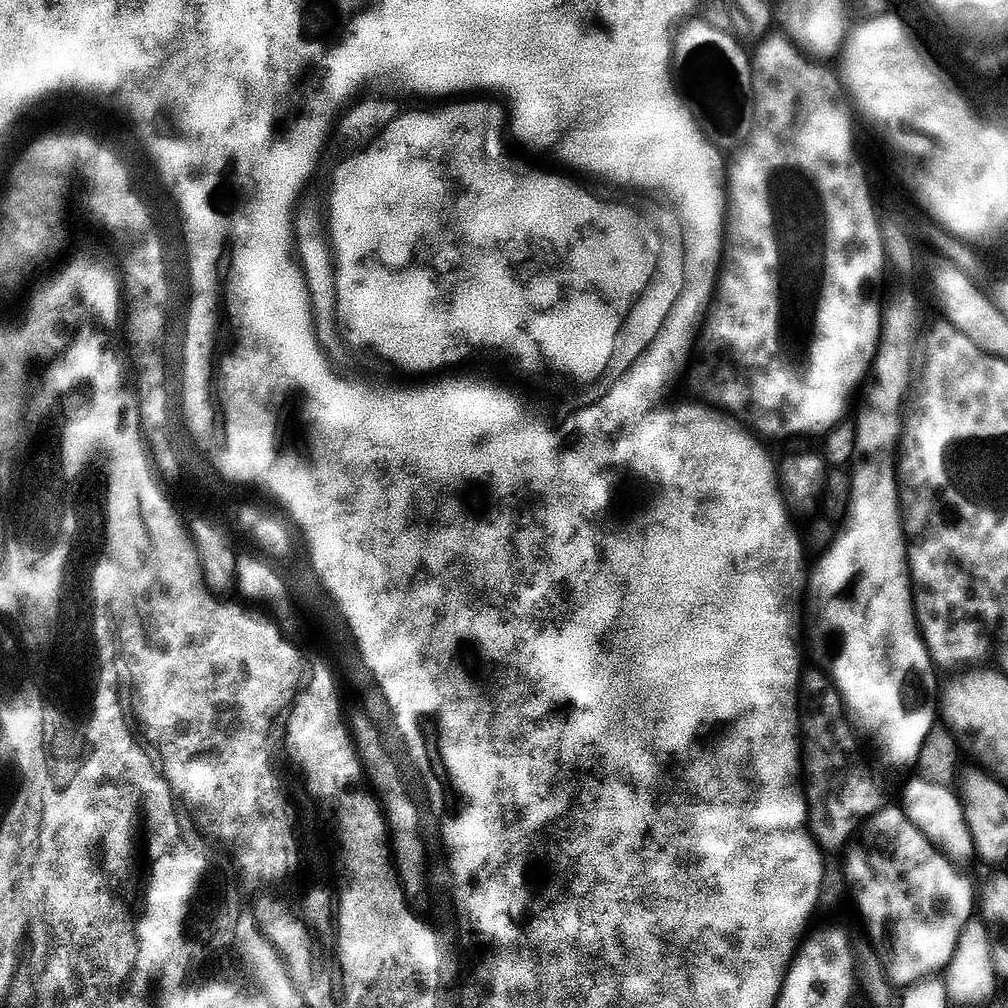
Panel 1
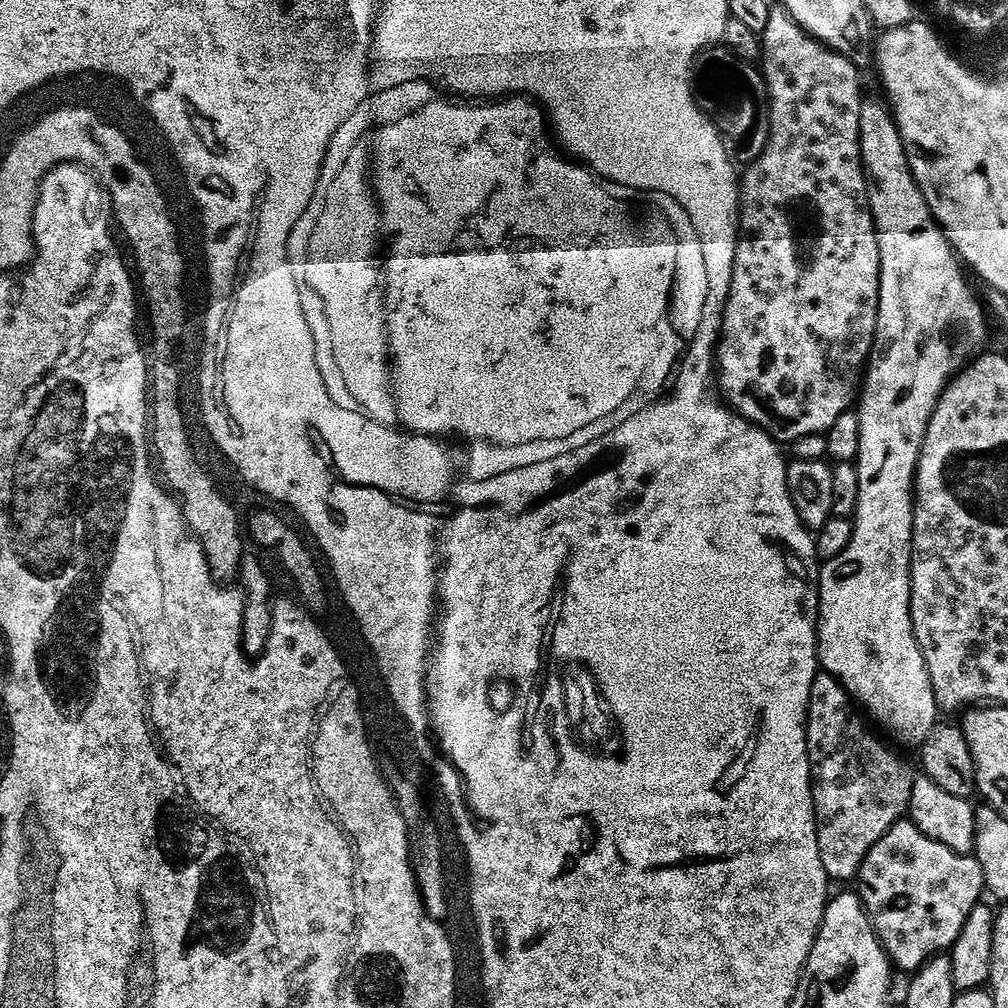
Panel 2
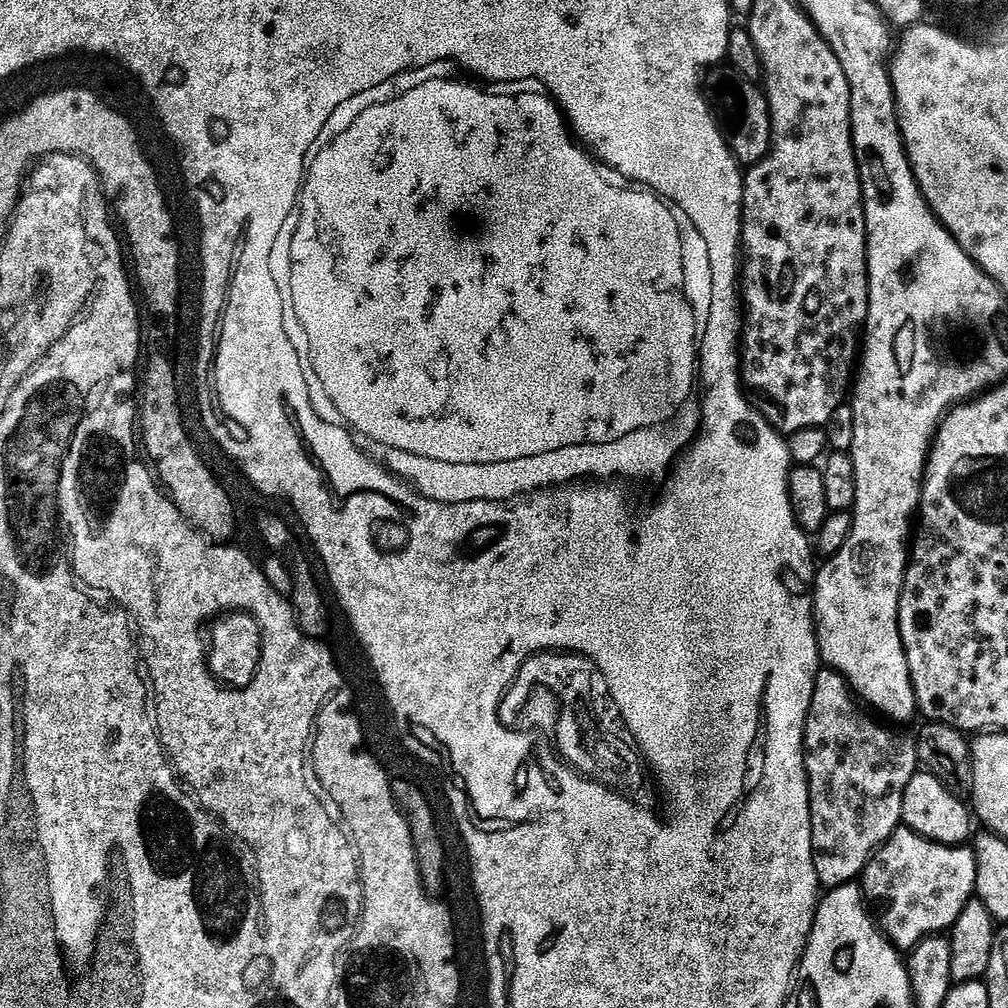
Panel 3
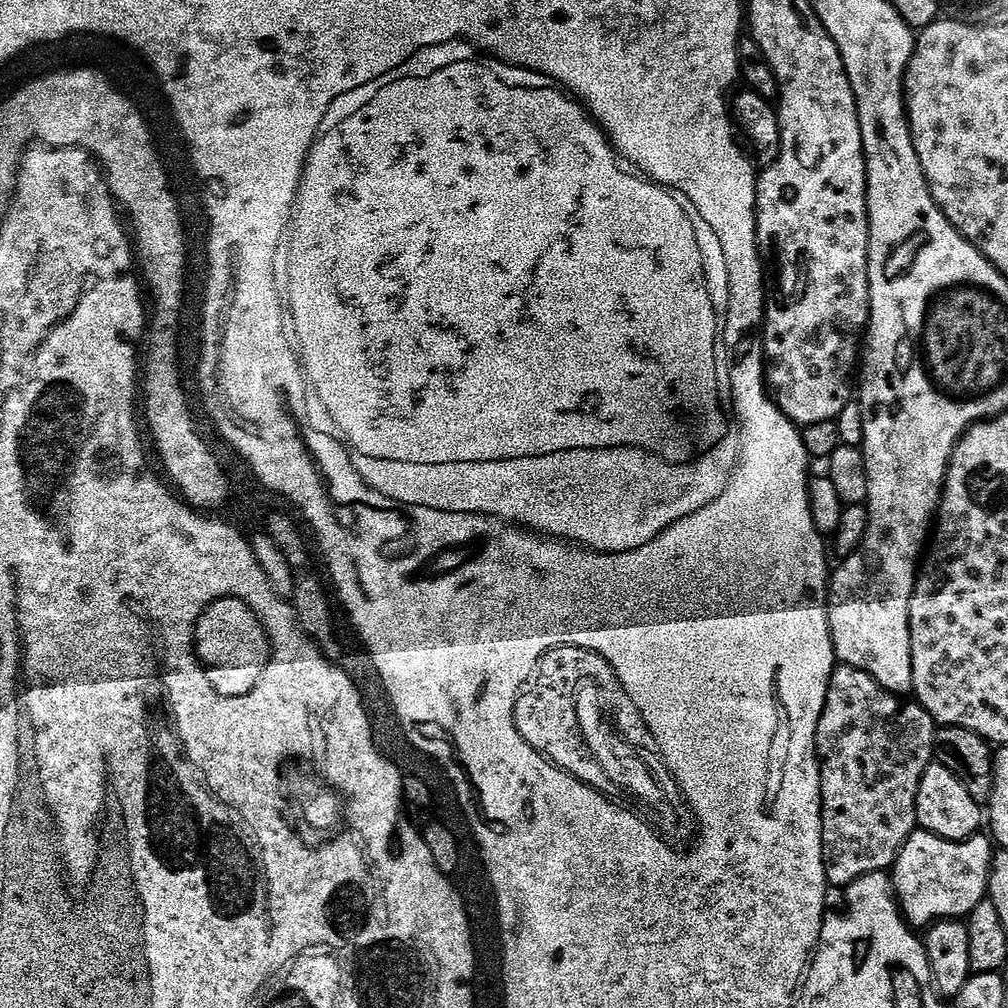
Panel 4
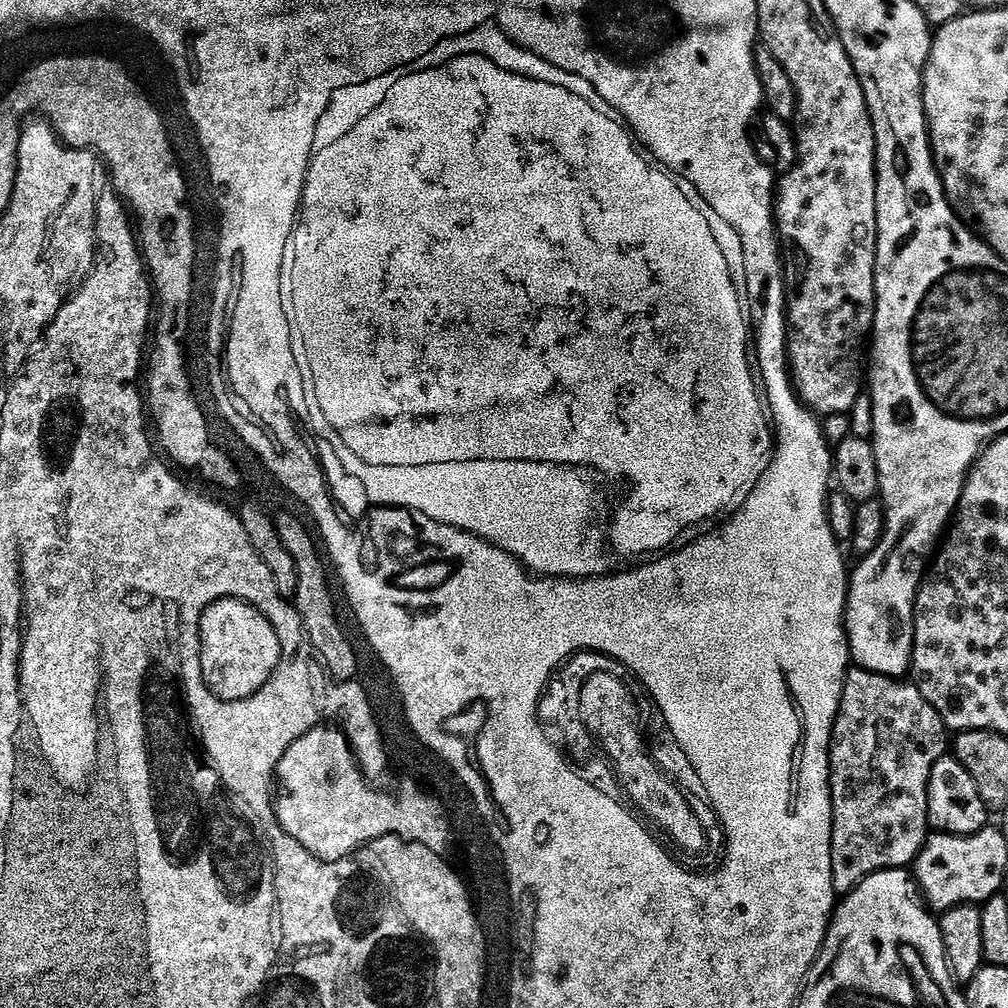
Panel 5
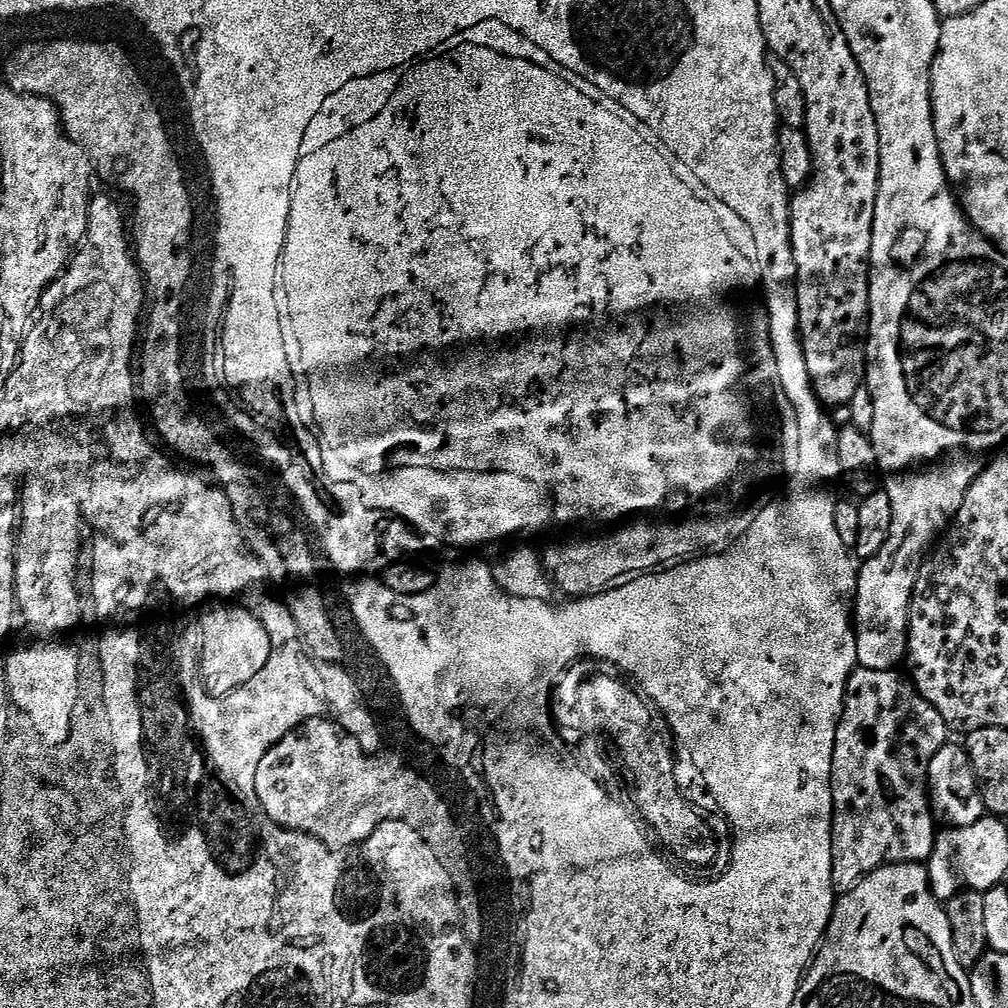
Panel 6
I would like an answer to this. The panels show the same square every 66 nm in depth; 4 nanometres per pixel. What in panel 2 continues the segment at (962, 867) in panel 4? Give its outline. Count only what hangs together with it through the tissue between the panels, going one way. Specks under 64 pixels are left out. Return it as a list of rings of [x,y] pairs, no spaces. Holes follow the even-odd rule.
[[[897,822],[866,854],[858,873],[858,894],[934,892],[934,876],[956,876],[962,862],[964,862],[964,854],[951,852],[945,844],[940,844],[937,840],[931,840],[925,832],[920,832],[911,822]]]

